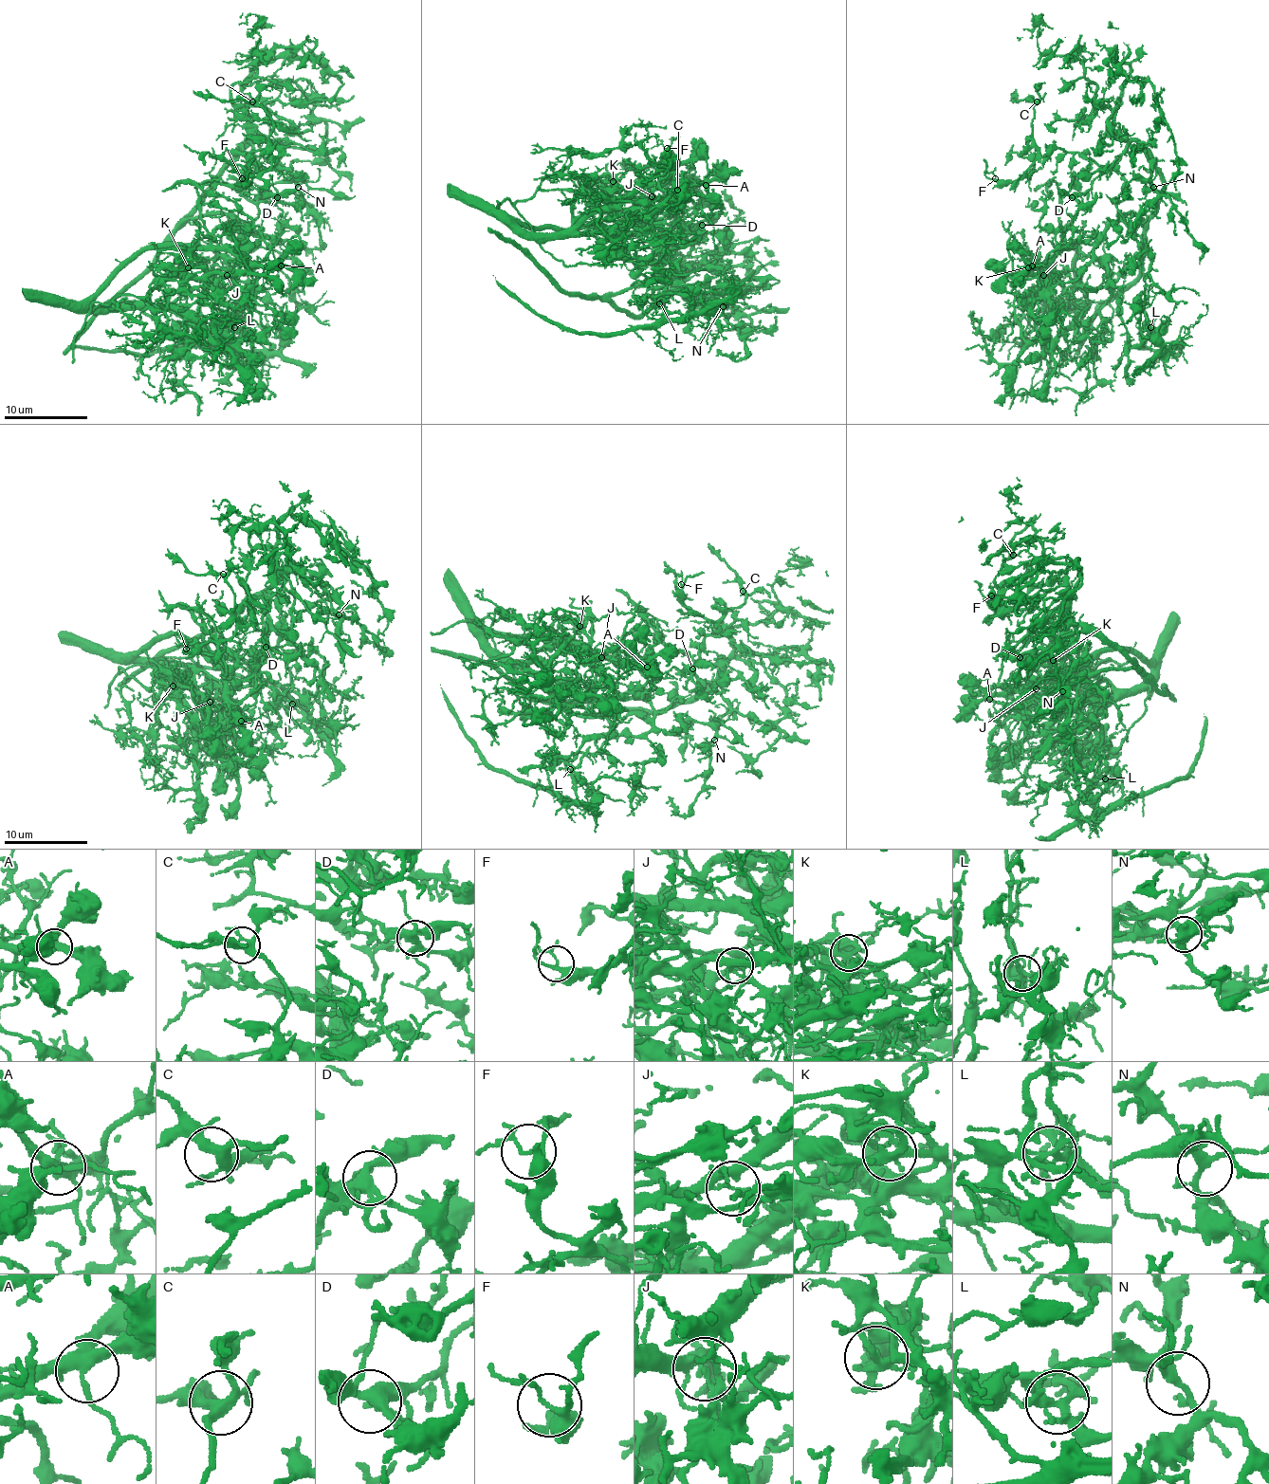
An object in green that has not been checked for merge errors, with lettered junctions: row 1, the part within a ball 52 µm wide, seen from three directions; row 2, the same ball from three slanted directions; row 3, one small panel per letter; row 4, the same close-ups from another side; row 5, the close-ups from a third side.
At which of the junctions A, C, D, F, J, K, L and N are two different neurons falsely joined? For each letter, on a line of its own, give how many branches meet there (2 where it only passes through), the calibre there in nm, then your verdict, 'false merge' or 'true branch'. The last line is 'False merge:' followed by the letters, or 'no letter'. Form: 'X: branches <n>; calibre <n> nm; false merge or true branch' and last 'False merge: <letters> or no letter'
A: branches 5; calibre 360 nm; true branch
C: branches 5; calibre 340 nm; true branch
D: branches 5; calibre 360 nm; true branch
F: branches 4; calibre 150 nm; true branch
J: branches 5; calibre 130 nm; false merge
K: branches 7; calibre 280 nm; false merge
L: branches 8; calibre 220 nm; false merge
N: branches 5; calibre 260 nm; true branch
False merge: J, K, L

